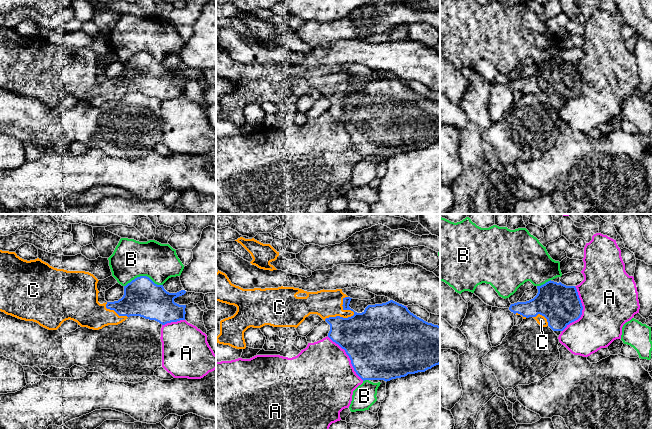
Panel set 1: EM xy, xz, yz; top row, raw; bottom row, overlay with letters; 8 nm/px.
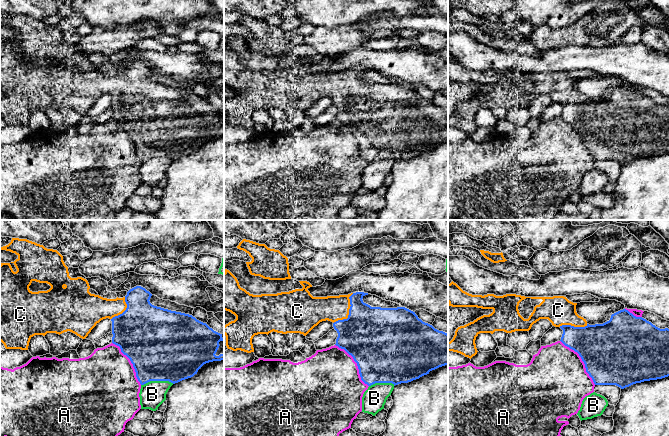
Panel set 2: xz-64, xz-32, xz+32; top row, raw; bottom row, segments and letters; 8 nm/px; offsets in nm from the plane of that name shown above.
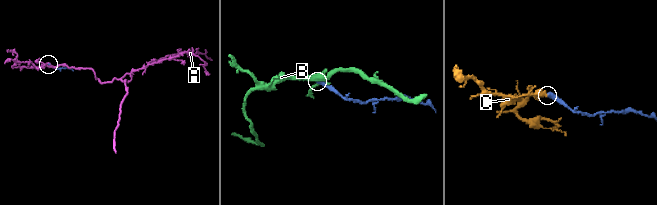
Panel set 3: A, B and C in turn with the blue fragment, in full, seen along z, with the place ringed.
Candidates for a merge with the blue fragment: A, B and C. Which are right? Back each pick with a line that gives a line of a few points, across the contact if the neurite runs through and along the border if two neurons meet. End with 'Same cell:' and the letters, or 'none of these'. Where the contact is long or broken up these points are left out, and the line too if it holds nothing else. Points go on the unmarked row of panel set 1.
C: xz (372, 115), (351, 92), (341, 92), (326, 79)
Same cell: C

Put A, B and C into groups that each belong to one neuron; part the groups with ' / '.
A / B / C

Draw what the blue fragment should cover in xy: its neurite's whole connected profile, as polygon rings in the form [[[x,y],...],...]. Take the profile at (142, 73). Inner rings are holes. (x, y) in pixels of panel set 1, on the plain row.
[[[0,26],[0,87],[21,96],[33,97],[48,106],[57,106],[66,96],[73,96],[81,103],[93,106],[102,105],[108,101],[118,101],[130,92],[140,92],[145,95],[155,96],[162,101],[171,98],[185,96],[186,81],[179,81],[174,75],[186,69],[181,66],[177,69],[167,68],[163,61],[155,60],[149,53],[140,52],[124,62],[124,71],[114,78],[100,80],[98,78],[98,55],[91,49],[85,47],[67,47],[57,45],[37,34],[35,36],[24,36],[15,28]]]

